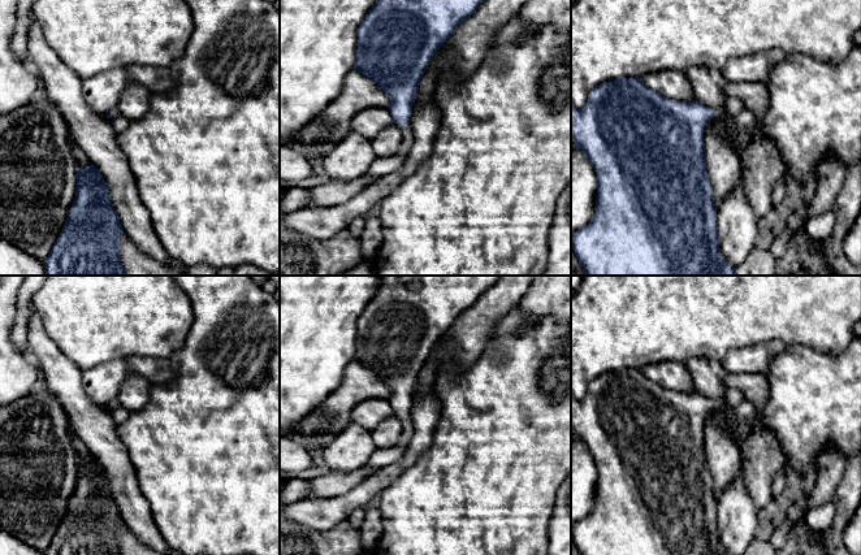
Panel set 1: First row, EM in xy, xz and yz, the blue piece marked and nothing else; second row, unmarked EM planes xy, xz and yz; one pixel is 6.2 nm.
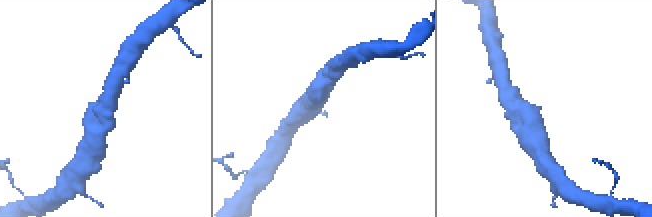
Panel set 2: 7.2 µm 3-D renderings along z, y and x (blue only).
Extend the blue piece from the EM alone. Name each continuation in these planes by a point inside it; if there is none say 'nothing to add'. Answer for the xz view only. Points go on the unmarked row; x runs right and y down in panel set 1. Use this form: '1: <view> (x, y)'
1: xz (407, 433)

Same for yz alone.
1: yz (734, 397)

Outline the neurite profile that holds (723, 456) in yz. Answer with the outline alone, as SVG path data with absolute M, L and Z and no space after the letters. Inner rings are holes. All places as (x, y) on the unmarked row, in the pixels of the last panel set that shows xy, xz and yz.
M705 419L704 424L708 465L711 469L717 499L741 471L740 448L722 432L722 425L714 419Z

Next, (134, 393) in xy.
M131 373L121 385L117 399L130 412L143 408L150 399L151 383L140 374Z

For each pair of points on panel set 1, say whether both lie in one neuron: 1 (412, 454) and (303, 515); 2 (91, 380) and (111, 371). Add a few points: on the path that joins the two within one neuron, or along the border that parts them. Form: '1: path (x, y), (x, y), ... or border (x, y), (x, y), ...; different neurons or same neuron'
1: path (385, 476), (363, 495), (331, 511); same neuron
2: path (96, 380), (102, 380), (105, 376); same neuron

